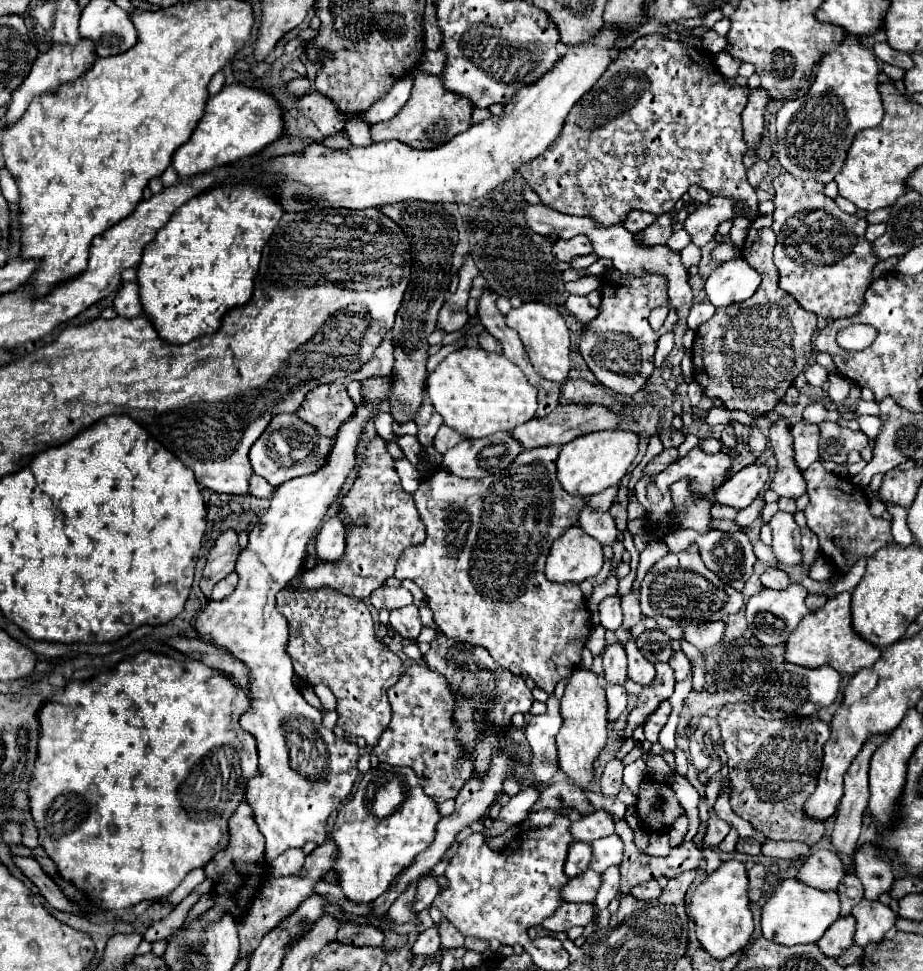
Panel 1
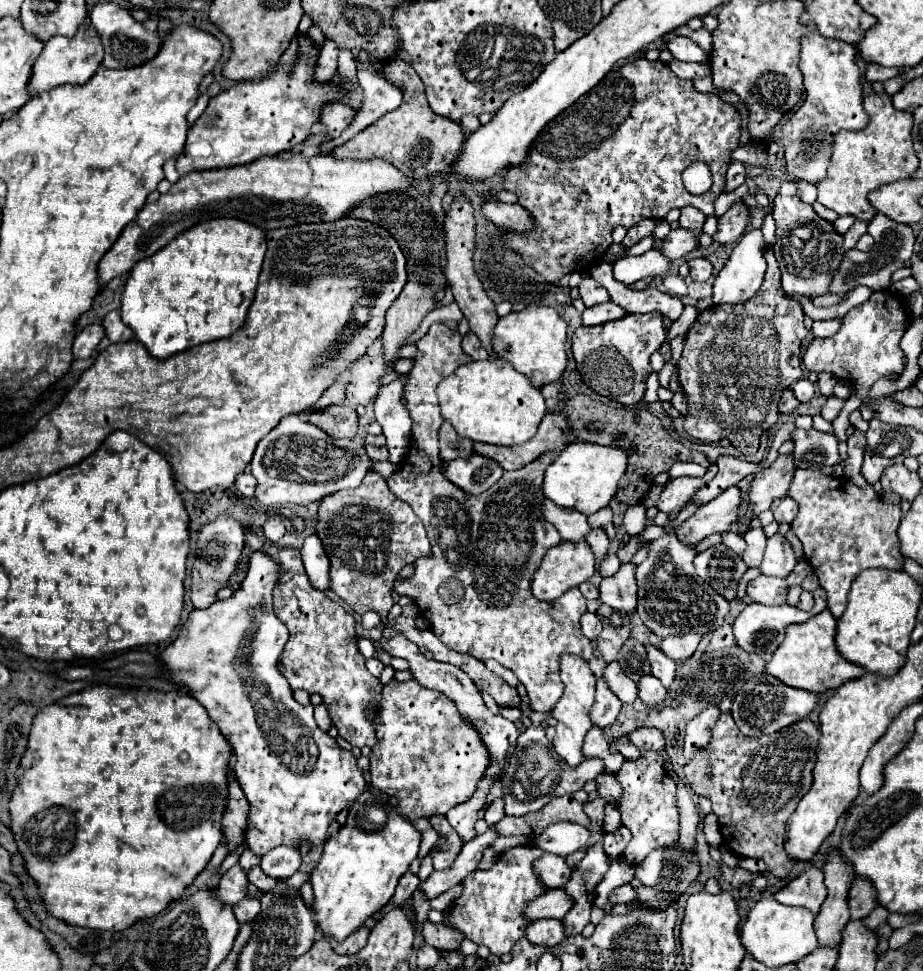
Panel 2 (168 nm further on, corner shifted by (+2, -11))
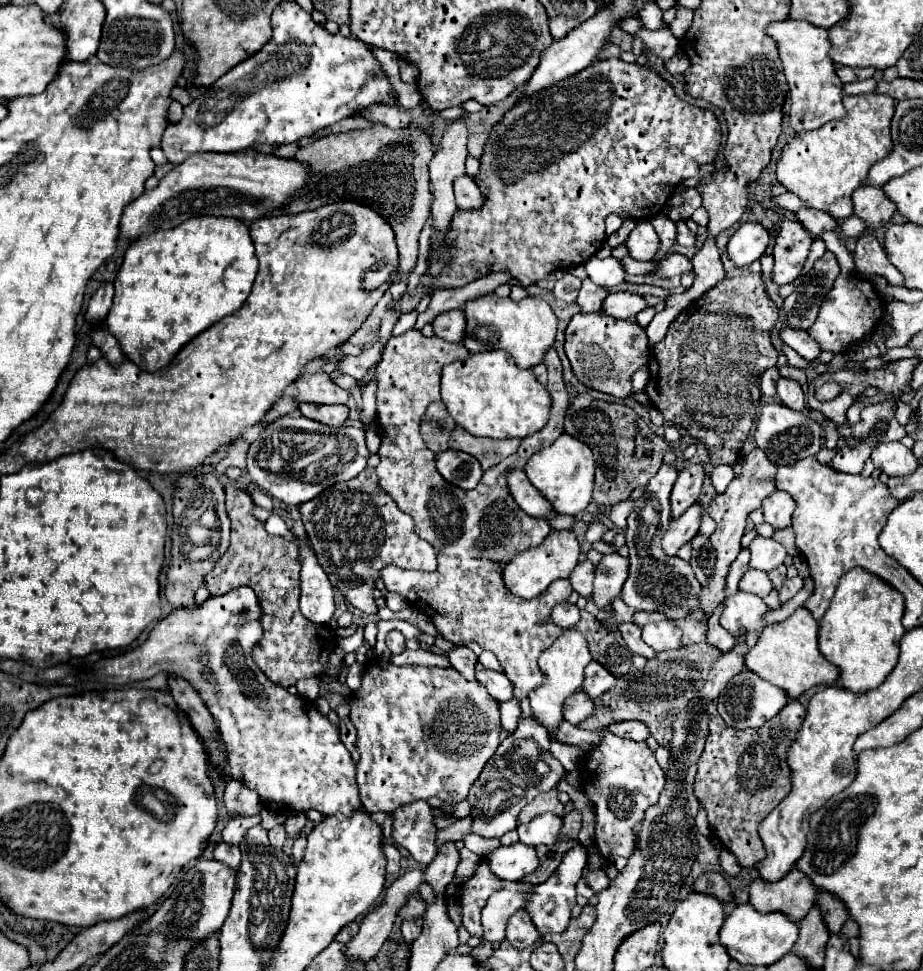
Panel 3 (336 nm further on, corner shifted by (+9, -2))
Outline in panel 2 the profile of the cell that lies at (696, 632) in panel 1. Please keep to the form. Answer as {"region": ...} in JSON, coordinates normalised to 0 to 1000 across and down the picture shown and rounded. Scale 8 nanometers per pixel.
{"region":[[[733,653],[733,655],[723,655],[716,659],[716,671],[727,676],[731,682],[744,680],[751,676],[759,661],[759,653]]]}

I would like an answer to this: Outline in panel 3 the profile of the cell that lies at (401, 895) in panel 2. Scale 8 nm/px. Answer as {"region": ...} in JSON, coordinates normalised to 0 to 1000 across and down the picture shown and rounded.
{"region":[[[416,862],[416,864],[414,864],[414,874],[416,874],[416,883],[418,883],[418,887],[420,887],[418,897],[420,897],[420,899],[431,899],[431,897],[433,897],[433,885],[436,885],[436,881],[431,878],[429,870],[427,870],[420,862]]]}

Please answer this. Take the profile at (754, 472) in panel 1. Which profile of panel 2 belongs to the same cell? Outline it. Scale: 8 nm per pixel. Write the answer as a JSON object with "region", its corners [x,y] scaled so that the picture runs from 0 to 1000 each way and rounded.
{"region":[[[788,503],[783,509],[762,519],[753,531],[733,542],[733,554],[742,560],[755,560],[775,548],[788,548],[803,529],[803,505]]]}

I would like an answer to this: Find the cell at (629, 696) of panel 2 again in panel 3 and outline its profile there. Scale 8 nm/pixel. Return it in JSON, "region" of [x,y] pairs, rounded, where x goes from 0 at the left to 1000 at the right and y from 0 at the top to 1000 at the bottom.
{"region":[[[641,681],[633,689],[633,703],[628,705],[628,712],[633,712],[639,720],[648,720],[654,712],[667,705],[667,697],[659,693],[650,683]]]}

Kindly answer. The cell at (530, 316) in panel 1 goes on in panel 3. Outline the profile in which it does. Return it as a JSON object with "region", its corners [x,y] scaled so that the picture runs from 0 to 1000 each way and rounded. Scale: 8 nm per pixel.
{"region":[[[531,302],[505,310],[503,324],[505,339],[501,355],[509,364],[546,359],[557,368],[563,380],[576,380],[579,376],[587,374],[589,364],[602,349],[602,324],[596,318],[596,314],[583,306],[570,306],[563,312],[559,312],[553,306],[537,306],[535,302]]]}

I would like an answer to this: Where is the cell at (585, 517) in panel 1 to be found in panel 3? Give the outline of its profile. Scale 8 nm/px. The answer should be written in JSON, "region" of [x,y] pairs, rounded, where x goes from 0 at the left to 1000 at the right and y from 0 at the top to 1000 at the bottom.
{"region":[[[553,483],[548,489],[548,497],[557,516],[576,532],[594,532],[598,528],[598,520],[574,499],[570,487],[566,483]]]}

